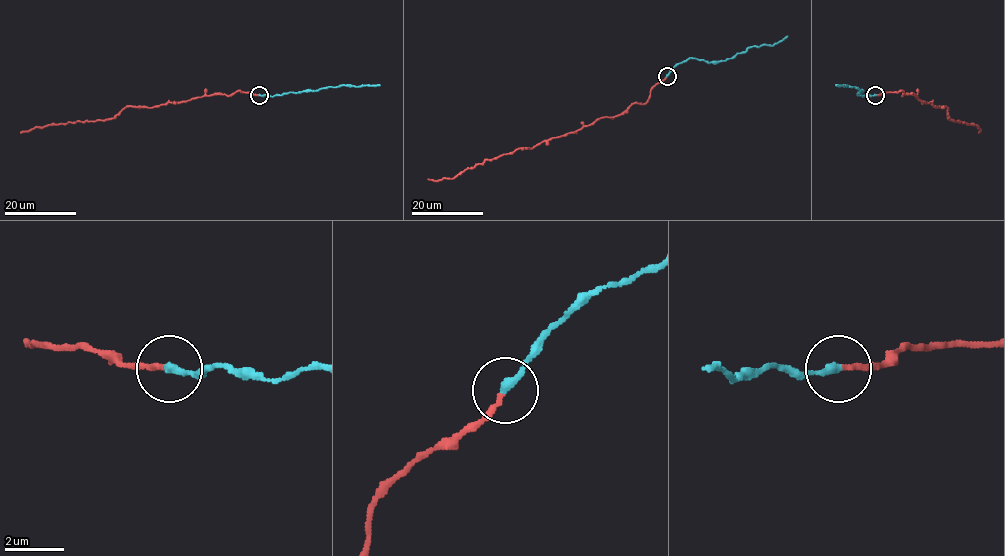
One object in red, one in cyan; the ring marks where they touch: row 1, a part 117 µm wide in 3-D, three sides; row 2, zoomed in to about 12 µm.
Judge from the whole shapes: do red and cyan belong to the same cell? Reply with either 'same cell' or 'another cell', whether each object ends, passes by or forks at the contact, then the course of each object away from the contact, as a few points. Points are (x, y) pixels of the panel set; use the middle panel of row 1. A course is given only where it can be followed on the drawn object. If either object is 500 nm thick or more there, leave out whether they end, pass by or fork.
same cell; red ends; cyan ends; course red (666, 76), (646, 102), (634, 102), (621, 114), (485, 159), (453, 178), (428, 179); course cyan (666, 75), (690, 58), (718, 62), (733, 58), (752, 46), (774, 45), (787, 36)

